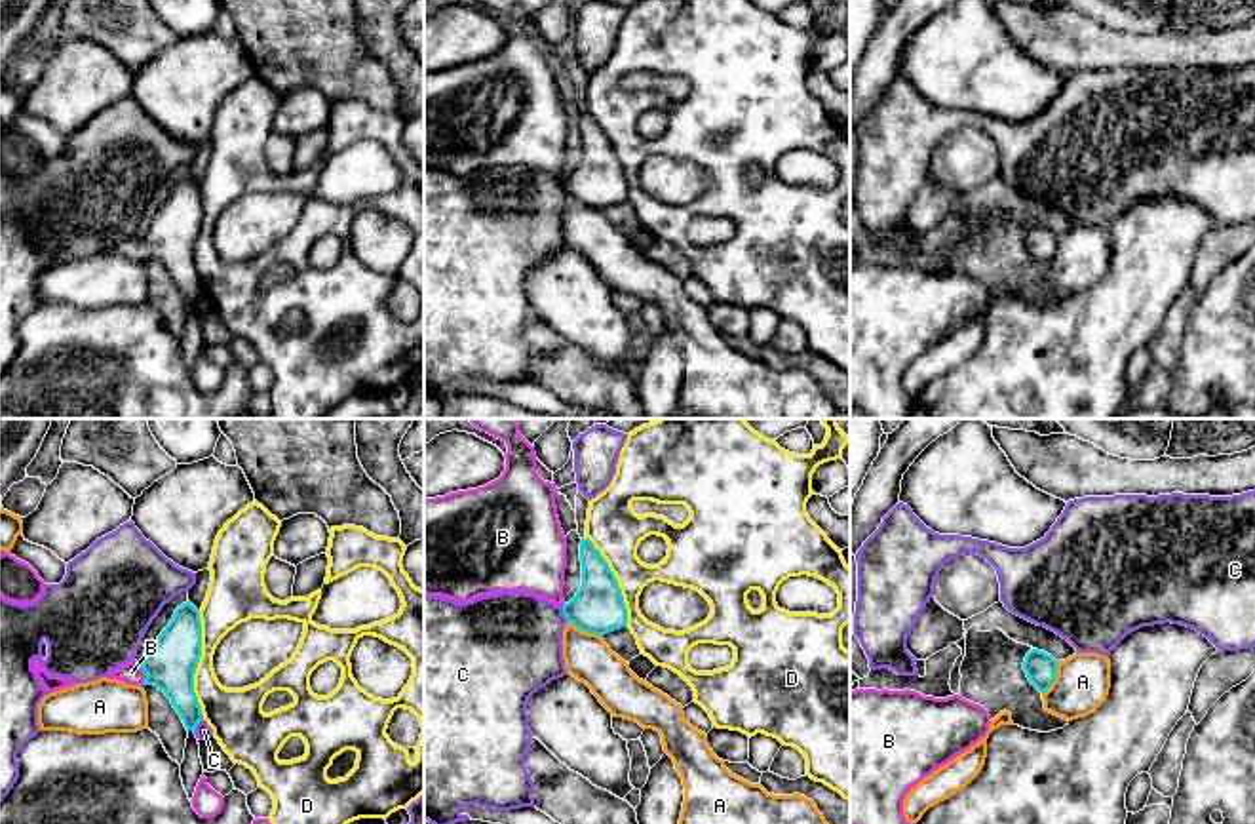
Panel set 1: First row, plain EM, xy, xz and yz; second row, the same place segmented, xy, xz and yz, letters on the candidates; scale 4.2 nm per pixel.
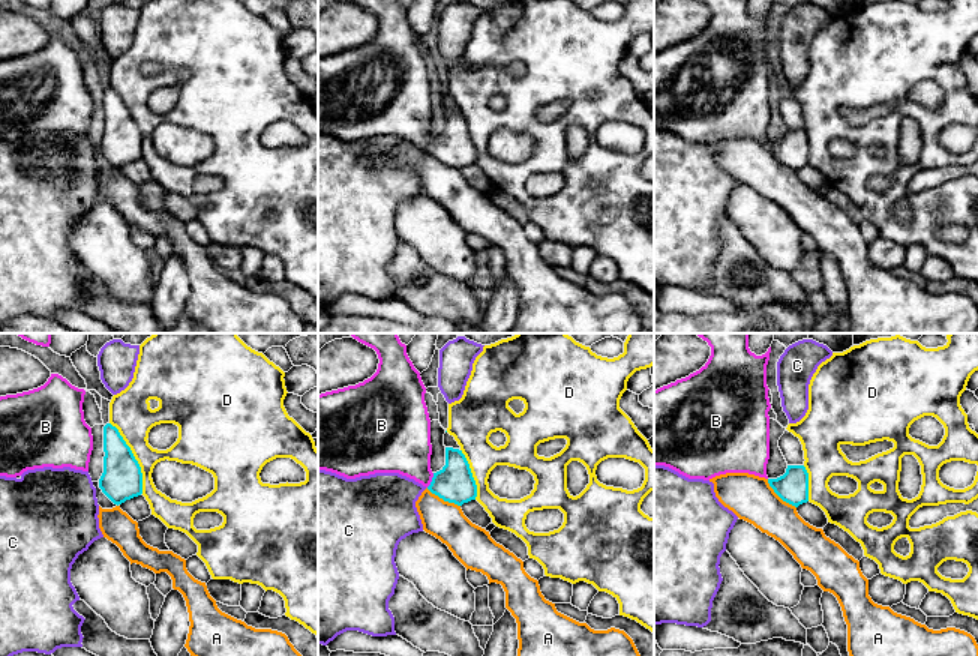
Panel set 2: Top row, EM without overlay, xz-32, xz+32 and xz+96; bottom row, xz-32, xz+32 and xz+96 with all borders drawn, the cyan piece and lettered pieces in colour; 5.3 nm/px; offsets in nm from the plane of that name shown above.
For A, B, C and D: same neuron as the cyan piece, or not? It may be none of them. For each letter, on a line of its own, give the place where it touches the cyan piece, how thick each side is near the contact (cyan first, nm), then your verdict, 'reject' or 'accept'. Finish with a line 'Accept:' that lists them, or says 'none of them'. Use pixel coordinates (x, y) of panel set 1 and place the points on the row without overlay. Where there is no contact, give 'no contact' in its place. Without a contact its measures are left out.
A: contact xz (586, 204); calibres 220 and 200 nm; reject
B: contact xy (145, 248); calibres 220 and 90 nm; accept
C: contact xz (563, 187); calibres 220 and 420 nm; reject
D: contact xy (196, 238); calibres 220 and 200 nm; reject
Accept: B

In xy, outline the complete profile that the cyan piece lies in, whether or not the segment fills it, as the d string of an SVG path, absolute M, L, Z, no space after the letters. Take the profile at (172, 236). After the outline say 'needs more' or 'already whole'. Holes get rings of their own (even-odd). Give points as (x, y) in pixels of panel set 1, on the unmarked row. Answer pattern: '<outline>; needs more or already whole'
M186 175L175 183L173 192L158 209L143 238L131 234L106 251L139 261L158 261L171 274L186 304L196 304L198 297L203 293L202 280L194 266L194 247L200 230L200 185Z; needs more

